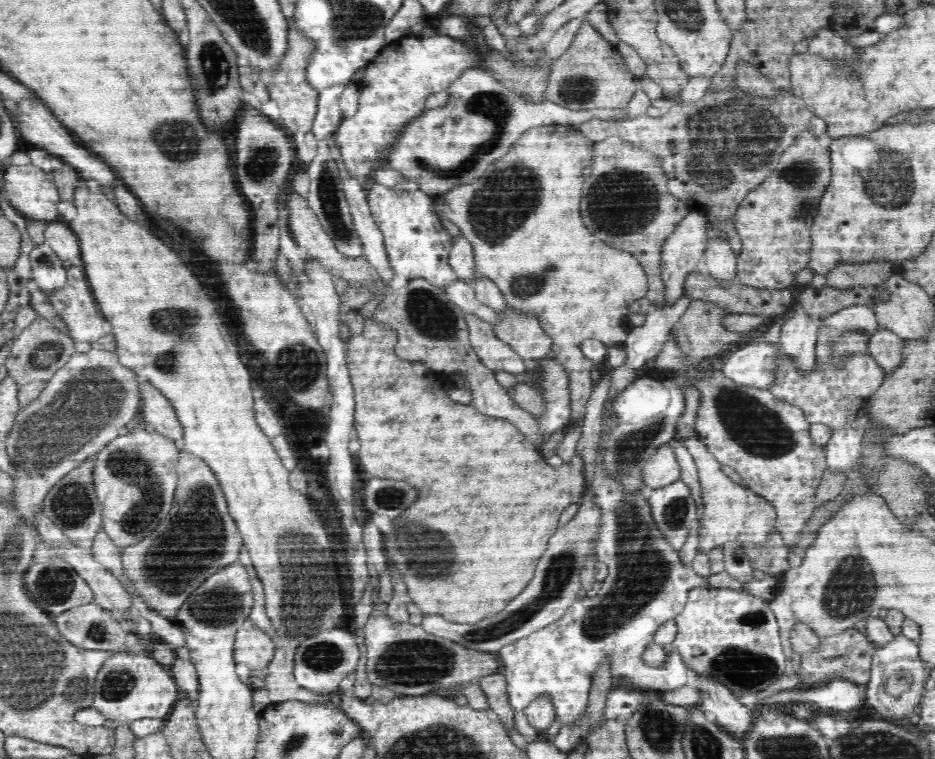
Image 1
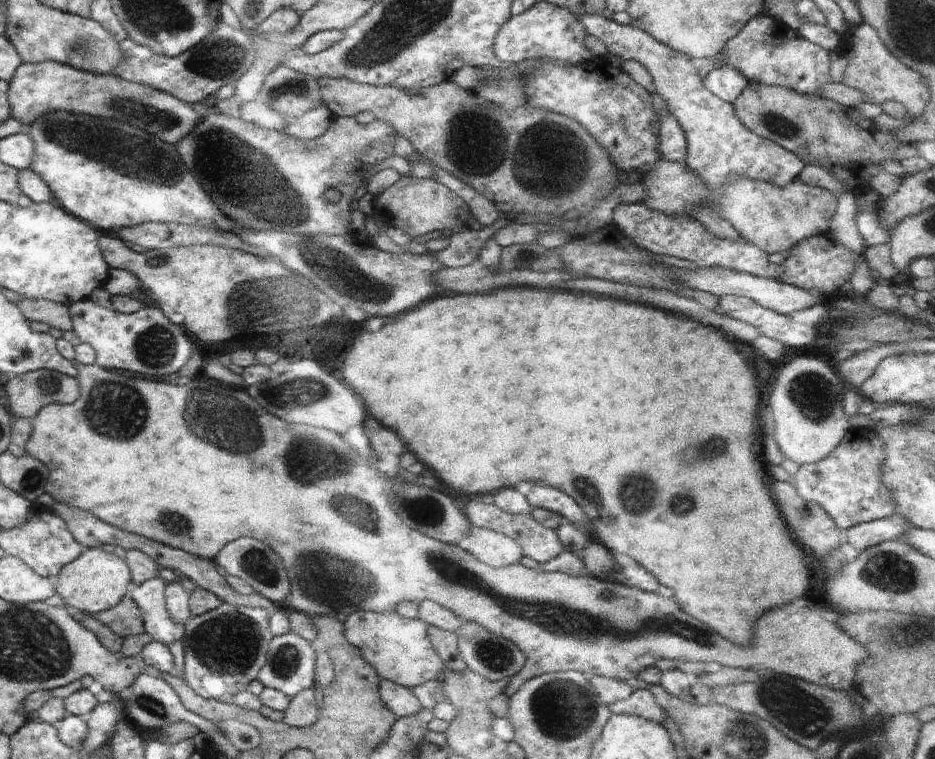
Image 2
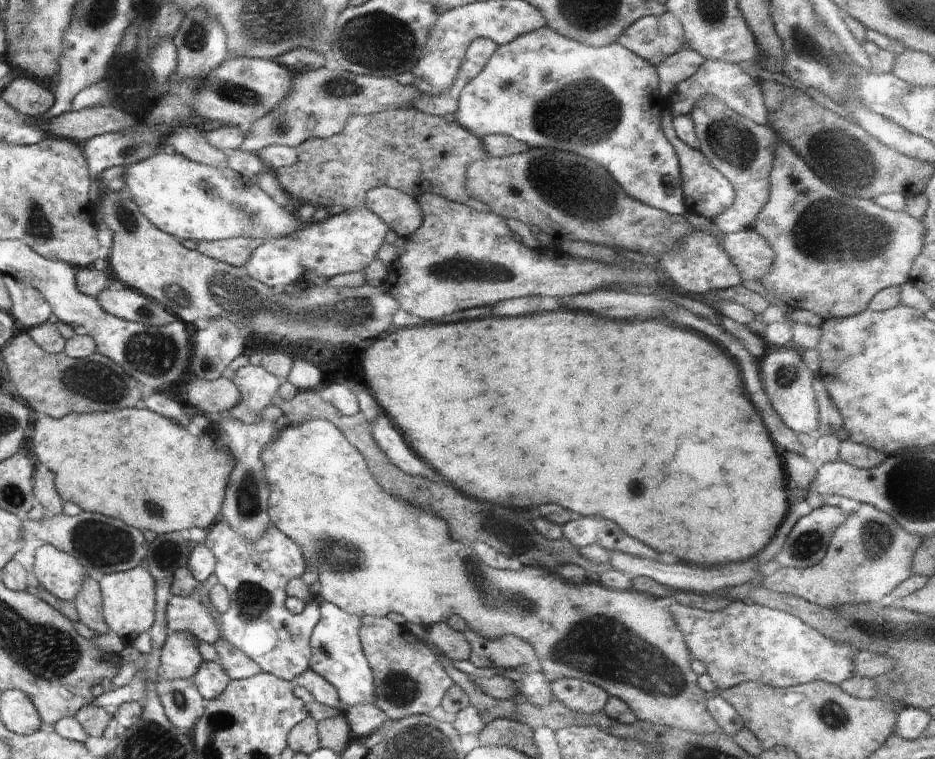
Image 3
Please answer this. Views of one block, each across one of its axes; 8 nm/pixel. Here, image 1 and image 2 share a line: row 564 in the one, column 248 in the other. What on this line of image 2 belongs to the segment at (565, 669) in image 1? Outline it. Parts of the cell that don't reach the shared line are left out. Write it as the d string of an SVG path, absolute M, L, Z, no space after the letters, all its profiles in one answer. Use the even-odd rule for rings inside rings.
M222 603L218 608L191 617L181 638L185 648L183 681L203 699L223 703L232 702L238 693L248 691L247 686L257 678L258 672L266 662L266 651L273 637L269 627L270 612L260 607L249 605L231 605Z

